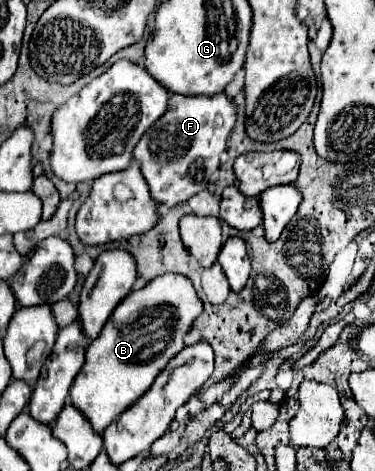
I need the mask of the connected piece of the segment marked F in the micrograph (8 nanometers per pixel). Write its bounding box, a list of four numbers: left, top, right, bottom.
[134,94,236,206]

